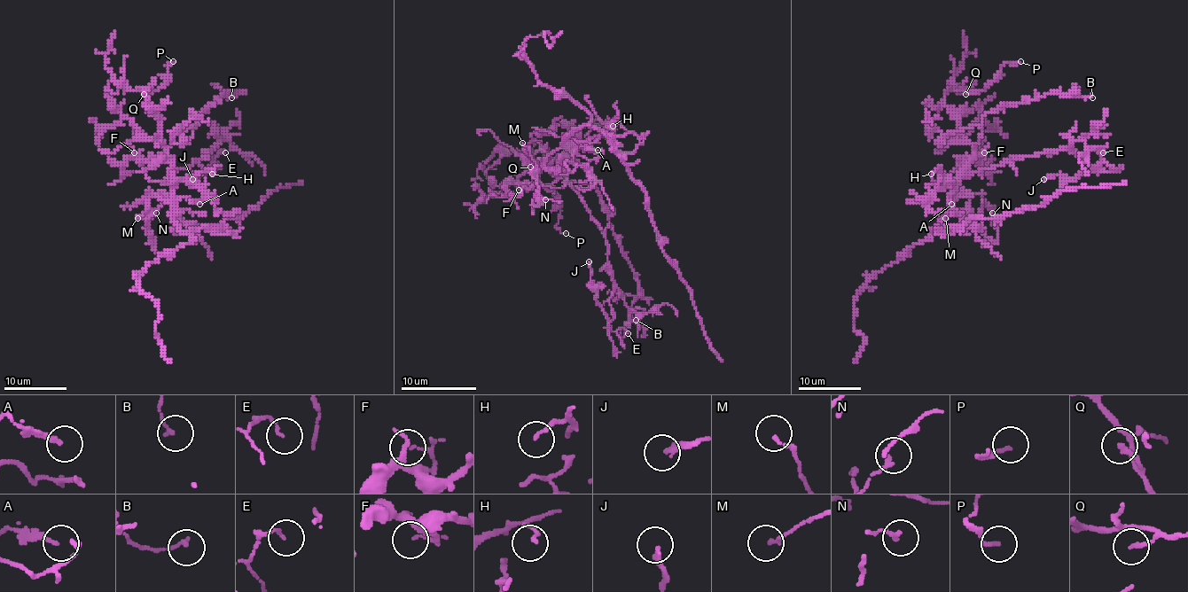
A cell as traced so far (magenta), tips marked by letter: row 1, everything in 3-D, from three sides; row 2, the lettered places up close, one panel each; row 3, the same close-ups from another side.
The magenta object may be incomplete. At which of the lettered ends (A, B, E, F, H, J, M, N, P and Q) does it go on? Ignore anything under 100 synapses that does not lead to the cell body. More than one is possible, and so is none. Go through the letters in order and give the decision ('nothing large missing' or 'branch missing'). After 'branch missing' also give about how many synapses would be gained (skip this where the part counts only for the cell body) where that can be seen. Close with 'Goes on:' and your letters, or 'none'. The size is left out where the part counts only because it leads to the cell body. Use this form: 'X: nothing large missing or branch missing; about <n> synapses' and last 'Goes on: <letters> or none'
A: nothing large missing
B: nothing large missing
E: nothing large missing
F: nothing large missing
H: nothing large missing
J: nothing large missing
M: nothing large missing
N: nothing large missing
P: nothing large missing
Q: nothing large missing
Goes on: none

